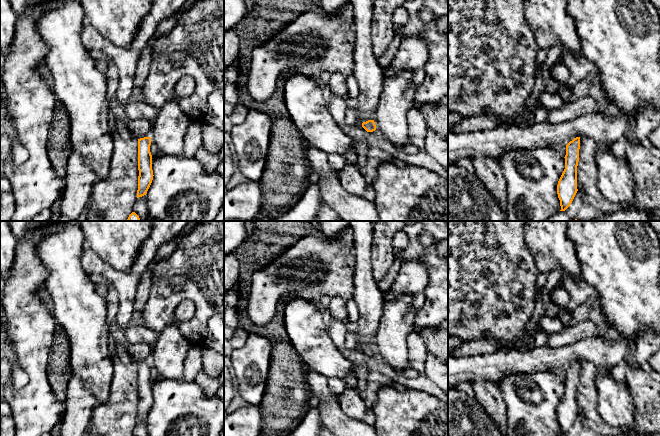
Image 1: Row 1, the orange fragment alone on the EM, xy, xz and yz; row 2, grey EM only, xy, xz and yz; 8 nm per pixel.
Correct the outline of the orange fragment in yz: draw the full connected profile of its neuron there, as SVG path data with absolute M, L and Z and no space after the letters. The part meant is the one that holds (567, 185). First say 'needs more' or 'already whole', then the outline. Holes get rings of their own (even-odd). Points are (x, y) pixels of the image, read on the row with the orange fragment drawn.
already whole | M580 137L574 138L566 145L565 169L558 181L557 194L560 211L565 211L572 203L577 189L577 166L579 161Z

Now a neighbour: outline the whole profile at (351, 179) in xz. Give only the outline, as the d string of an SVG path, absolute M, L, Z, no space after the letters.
M346 163L339 170L338 179L346 191L357 196L363 196L368 186L365 177L360 173L359 169L349 163Z

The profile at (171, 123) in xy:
M176 100L167 102L158 110L150 134L162 155L184 156L184 136L191 120Z

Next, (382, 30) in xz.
M374 0L372 7L371 38L374 56L379 60L388 50L396 31L393 14L406 0Z

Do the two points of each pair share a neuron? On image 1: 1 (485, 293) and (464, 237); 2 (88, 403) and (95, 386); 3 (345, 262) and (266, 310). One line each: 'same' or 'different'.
1: same
2: different
3: same

